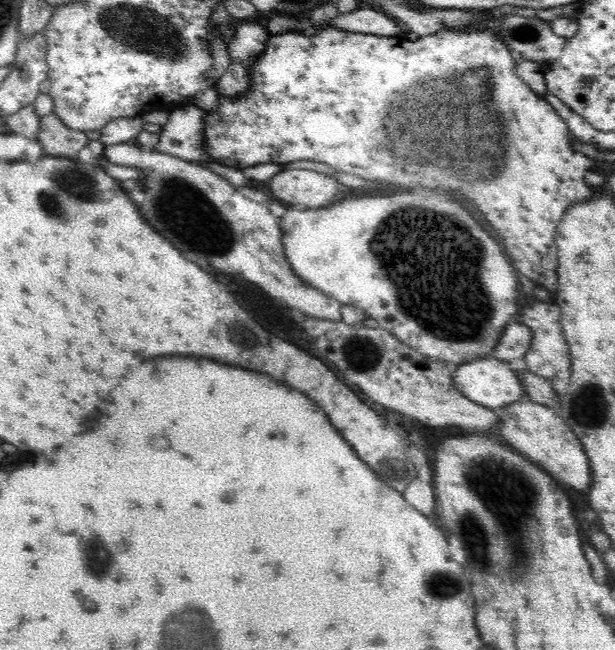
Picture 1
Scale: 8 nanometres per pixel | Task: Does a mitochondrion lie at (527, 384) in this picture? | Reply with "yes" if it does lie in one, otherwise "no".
no

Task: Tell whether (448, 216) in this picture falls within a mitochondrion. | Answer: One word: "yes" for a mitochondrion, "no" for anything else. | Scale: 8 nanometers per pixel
yes

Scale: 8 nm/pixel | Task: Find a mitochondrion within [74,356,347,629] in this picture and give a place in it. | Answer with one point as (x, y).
(91, 544)

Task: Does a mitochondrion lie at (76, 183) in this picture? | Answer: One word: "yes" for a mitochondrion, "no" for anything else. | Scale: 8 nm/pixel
yes

